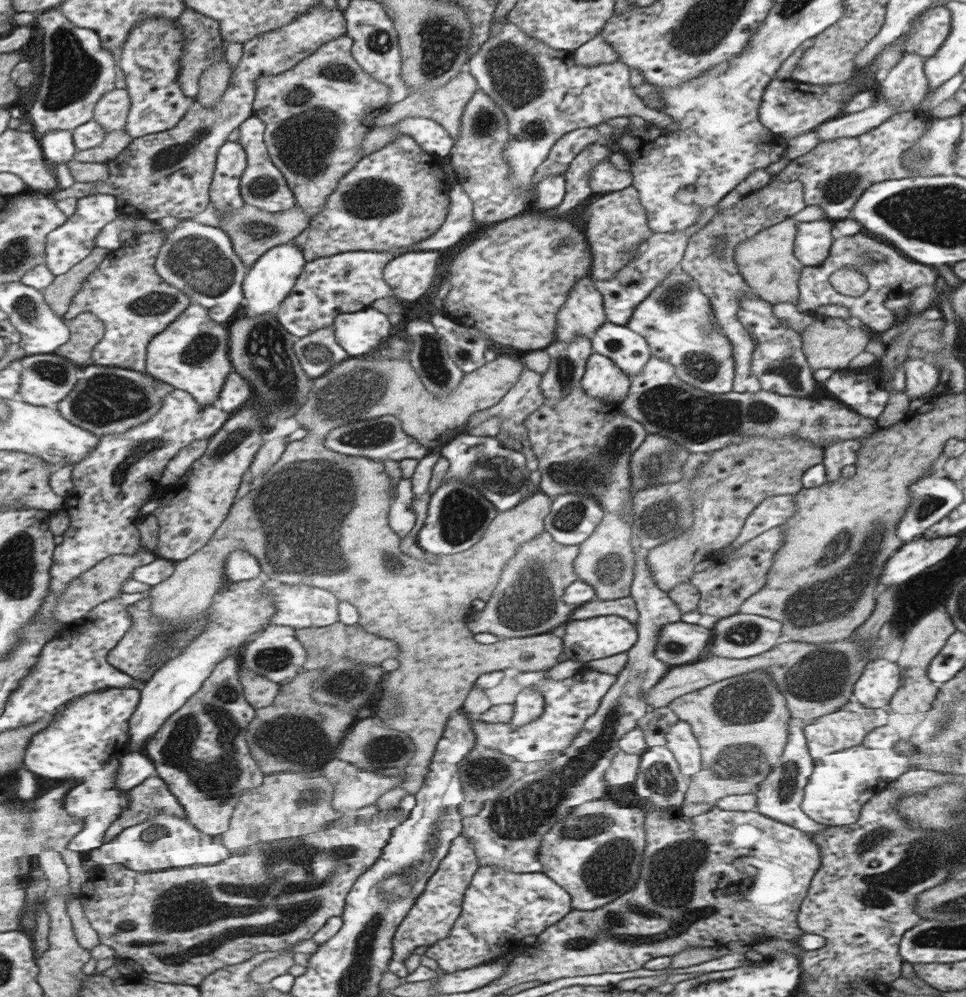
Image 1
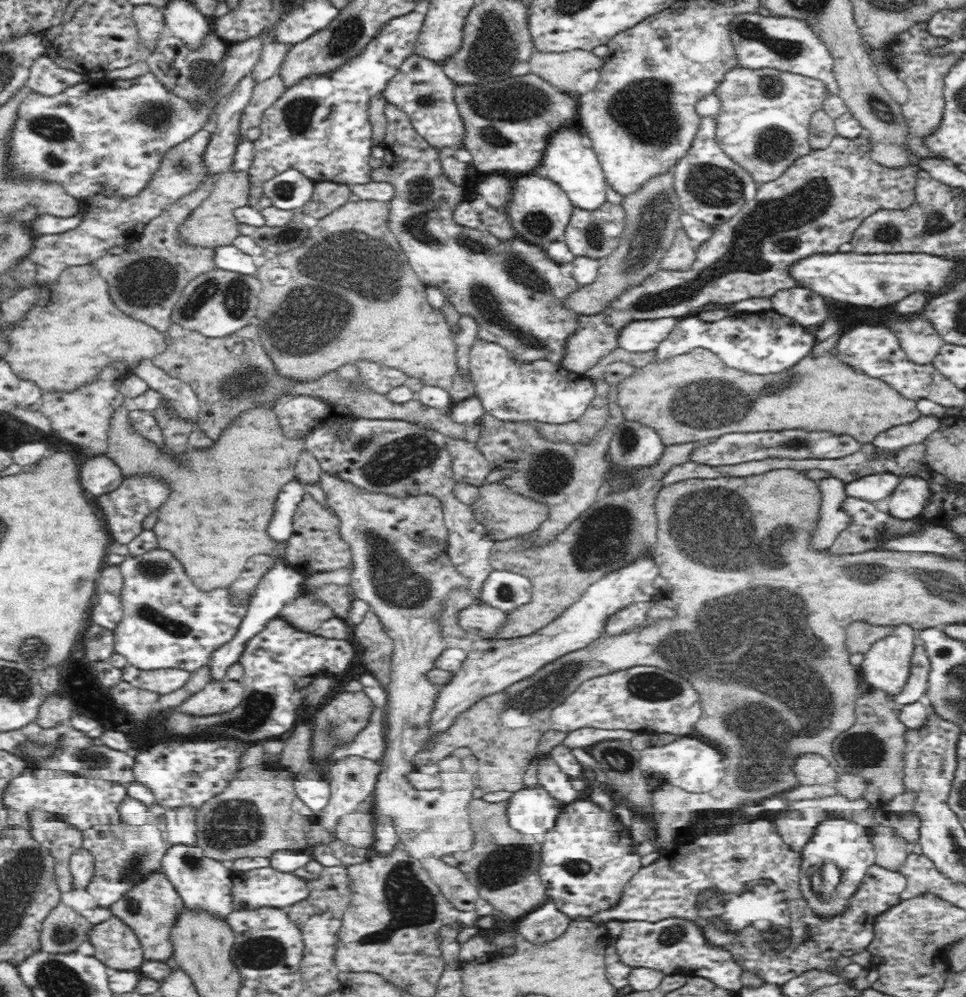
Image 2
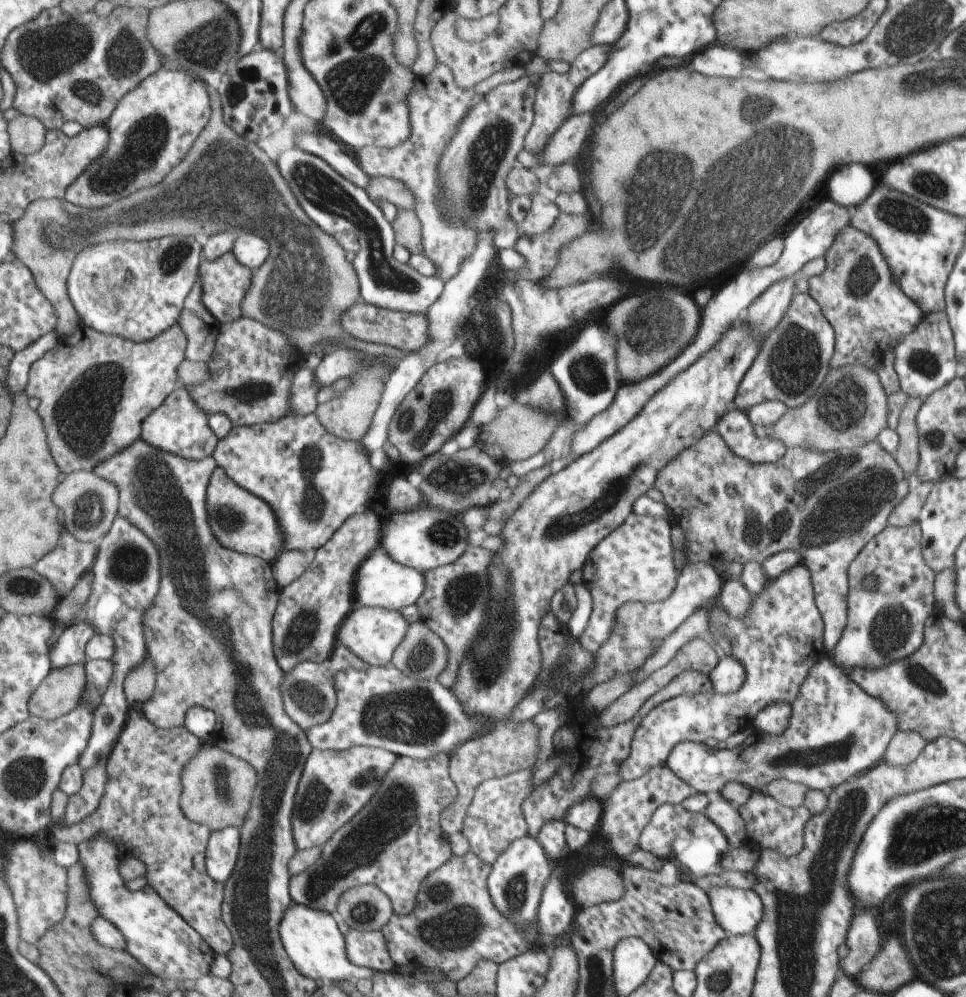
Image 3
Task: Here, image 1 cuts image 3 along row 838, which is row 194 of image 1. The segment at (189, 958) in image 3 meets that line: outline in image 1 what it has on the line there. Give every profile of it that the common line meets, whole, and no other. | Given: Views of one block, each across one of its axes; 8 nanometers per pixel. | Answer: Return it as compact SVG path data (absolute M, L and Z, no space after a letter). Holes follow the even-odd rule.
M93 194L93 196L85 196L79 200L77 212L67 220L67 224L63 224L63 228L57 228L55 232L51 232L47 236L47 266L55 276L67 274L69 270L73 270L77 264L81 264L81 260L85 260L93 248L97 246L97 236L101 234L101 230L111 224L115 218L119 218L117 214L117 198L111 194Z

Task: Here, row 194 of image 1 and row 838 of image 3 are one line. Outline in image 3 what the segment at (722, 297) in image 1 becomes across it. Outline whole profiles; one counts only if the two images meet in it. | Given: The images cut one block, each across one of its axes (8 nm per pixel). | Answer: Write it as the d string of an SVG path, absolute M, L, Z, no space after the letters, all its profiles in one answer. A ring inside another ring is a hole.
M751 792L749 800L737 808L739 816L745 824L745 834L749 836L747 848L751 852L763 852L771 850L781 856L797 856L803 850L803 830L807 820L811 818L805 808L783 808L777 802L773 802L765 792Z

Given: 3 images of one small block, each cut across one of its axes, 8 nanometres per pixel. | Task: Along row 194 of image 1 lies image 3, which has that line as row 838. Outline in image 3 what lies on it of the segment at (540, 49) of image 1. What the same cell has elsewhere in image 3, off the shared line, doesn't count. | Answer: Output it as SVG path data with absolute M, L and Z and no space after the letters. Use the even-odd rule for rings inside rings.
M527 834L527 838L519 838L517 842L511 842L503 854L499 854L499 860L491 864L489 876L487 876L487 892L491 894L491 902L499 912L503 912L515 926L525 928L535 920L539 912L539 896L541 890L547 890L547 882L551 880L553 864L549 862L547 854L543 852L543 846Z

